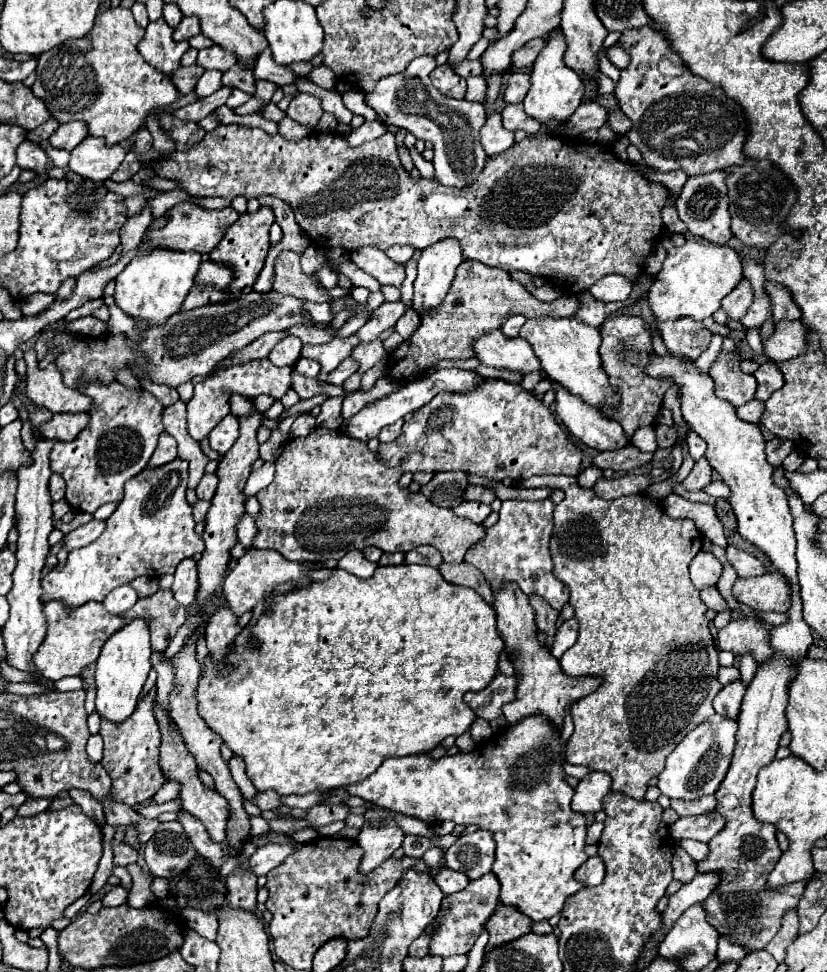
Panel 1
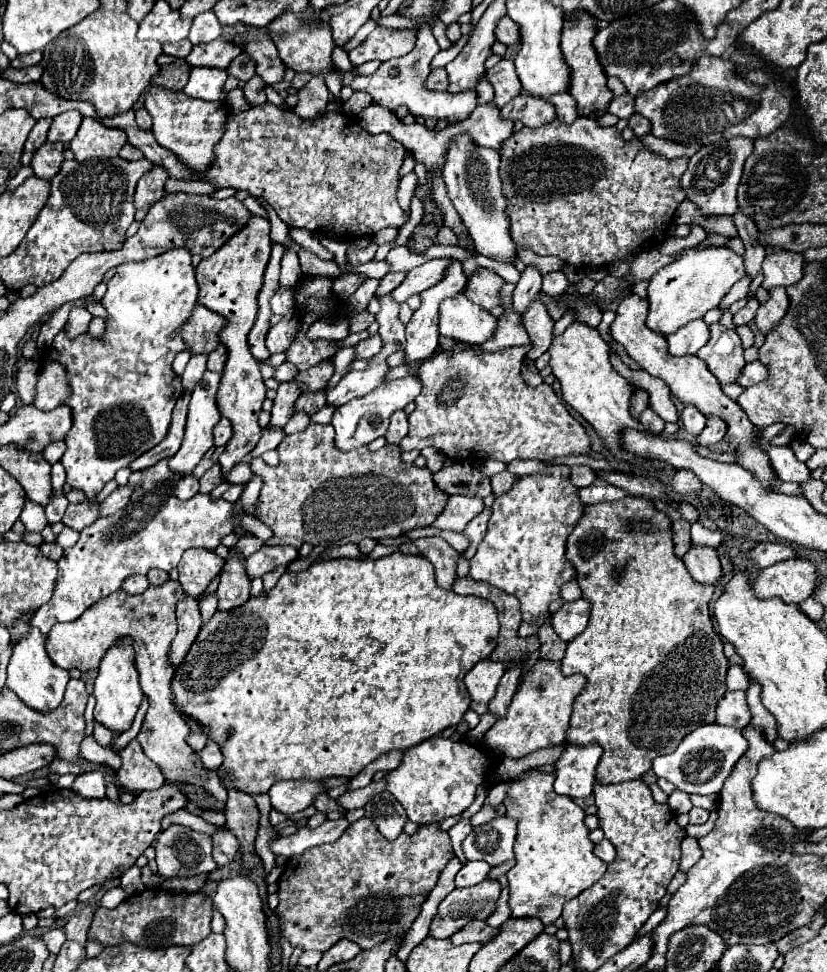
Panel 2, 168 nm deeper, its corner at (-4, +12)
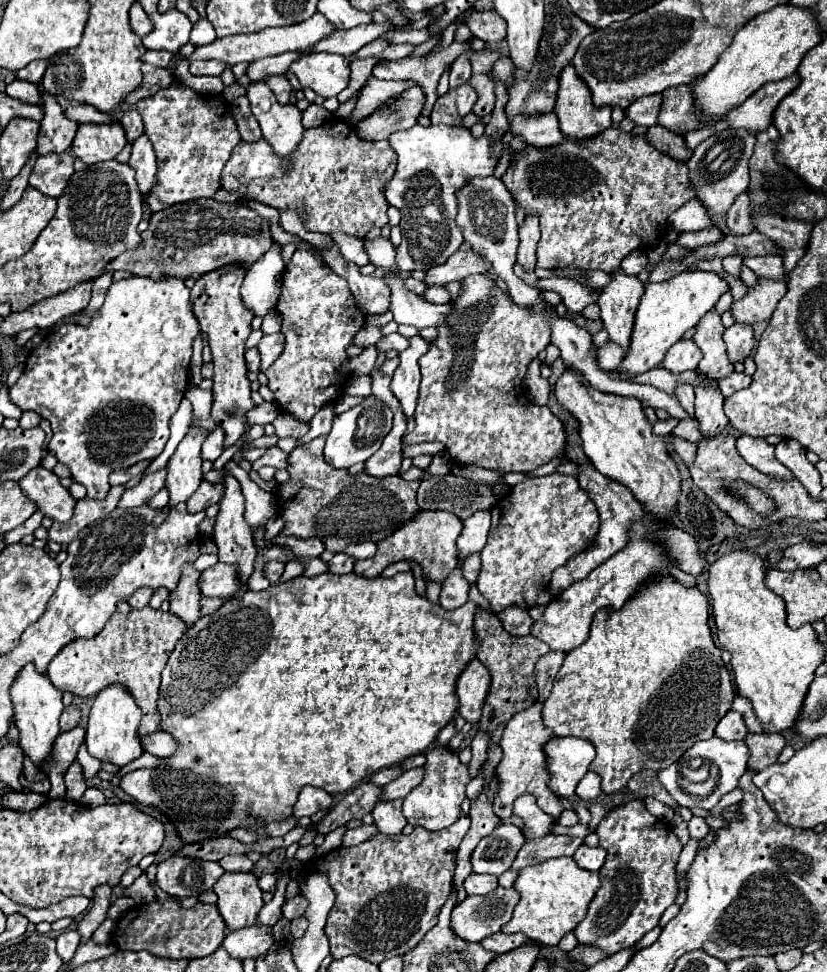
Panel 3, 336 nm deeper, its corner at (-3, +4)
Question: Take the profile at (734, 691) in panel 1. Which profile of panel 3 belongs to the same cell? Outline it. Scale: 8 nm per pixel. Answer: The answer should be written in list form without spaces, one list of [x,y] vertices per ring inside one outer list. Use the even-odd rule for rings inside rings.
[[[729,710],[729,712],[721,718],[721,722],[717,724],[717,728],[715,728],[715,736],[721,738],[721,740],[727,740],[727,742],[745,740],[747,734],[749,734],[749,730],[747,730],[743,718],[741,718],[737,712],[733,712],[733,710]]]

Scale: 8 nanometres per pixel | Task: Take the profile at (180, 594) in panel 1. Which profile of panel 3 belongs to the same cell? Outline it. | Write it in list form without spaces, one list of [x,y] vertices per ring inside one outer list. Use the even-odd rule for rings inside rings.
[[[217,562],[213,568],[207,568],[201,572],[199,586],[203,596],[219,596],[225,600],[241,588],[239,570],[231,564]]]

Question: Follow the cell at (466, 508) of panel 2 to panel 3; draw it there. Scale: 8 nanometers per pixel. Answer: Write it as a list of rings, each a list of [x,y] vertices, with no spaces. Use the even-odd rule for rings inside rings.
[[[421,512],[411,520],[411,524],[405,524],[403,528],[397,528],[387,540],[377,542],[377,552],[371,558],[355,560],[353,572],[363,578],[377,578],[389,564],[401,562],[401,560],[413,560],[421,566],[423,578],[433,582],[443,582],[445,576],[457,566],[459,562],[459,550],[457,550],[457,536],[463,530],[463,522],[453,516],[451,512]]]

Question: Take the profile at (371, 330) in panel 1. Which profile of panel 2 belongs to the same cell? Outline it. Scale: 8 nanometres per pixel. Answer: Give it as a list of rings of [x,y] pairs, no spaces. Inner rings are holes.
[[[446,258],[430,260],[430,262],[422,264],[422,266],[416,266],[414,270],[410,270],[410,272],[406,274],[404,282],[390,292],[390,296],[392,296],[398,304],[404,304],[412,294],[420,294],[422,290],[434,286],[434,284],[442,278],[446,266],[448,266],[448,260],[446,260]]]

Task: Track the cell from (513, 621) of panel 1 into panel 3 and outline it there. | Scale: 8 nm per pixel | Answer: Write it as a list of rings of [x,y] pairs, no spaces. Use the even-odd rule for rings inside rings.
[[[535,702],[529,710],[515,714],[509,724],[505,726],[503,738],[501,738],[501,748],[503,748],[503,760],[497,768],[497,792],[495,792],[495,800],[493,800],[493,810],[495,814],[505,820],[509,816],[513,816],[513,802],[517,796],[521,794],[533,794],[537,798],[539,808],[553,816],[555,820],[559,818],[559,814],[563,812],[563,804],[561,800],[549,790],[547,782],[549,782],[549,774],[545,770],[545,752],[543,752],[543,744],[553,736],[553,732],[549,728],[543,728],[543,720],[541,720],[541,704]]]

